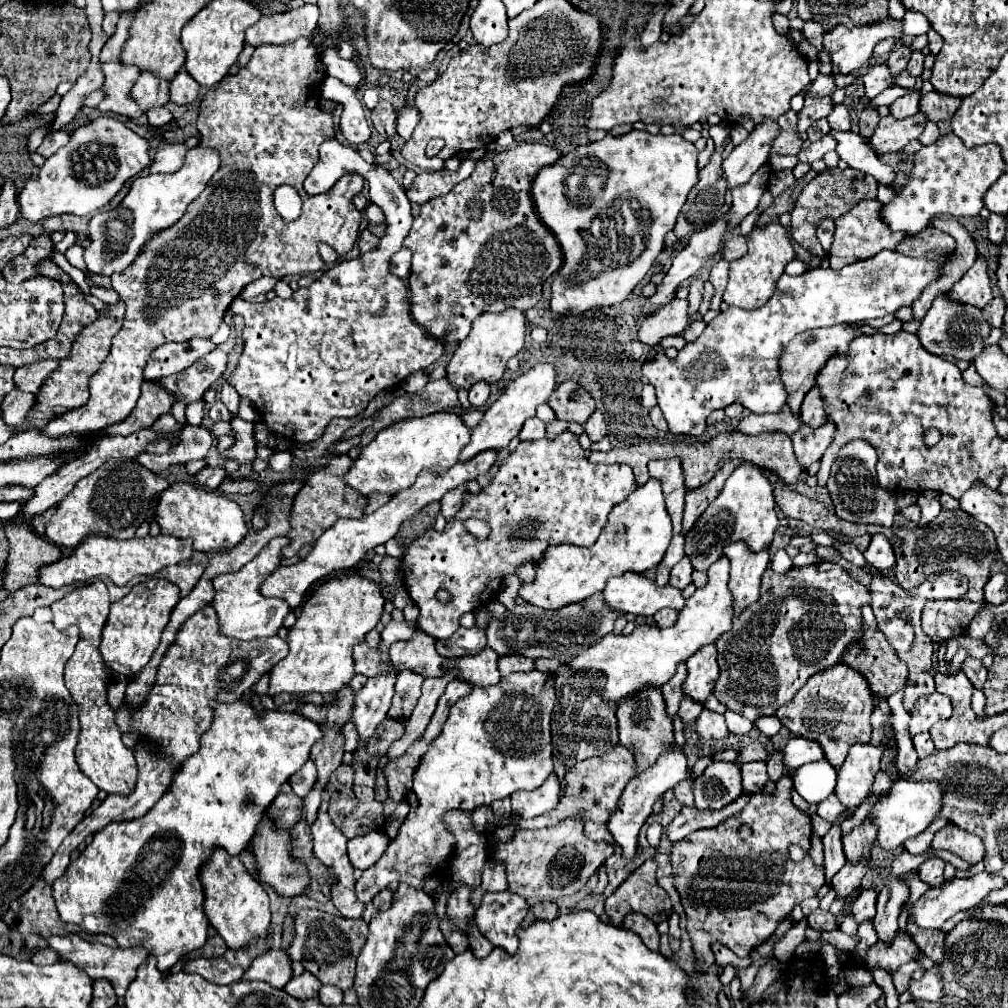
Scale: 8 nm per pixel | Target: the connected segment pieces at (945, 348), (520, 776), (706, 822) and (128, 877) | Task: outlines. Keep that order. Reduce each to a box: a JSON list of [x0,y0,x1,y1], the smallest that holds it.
[[917,293,991,363],[357,671,555,903],[667,793,753,841],[53,699,323,971]]

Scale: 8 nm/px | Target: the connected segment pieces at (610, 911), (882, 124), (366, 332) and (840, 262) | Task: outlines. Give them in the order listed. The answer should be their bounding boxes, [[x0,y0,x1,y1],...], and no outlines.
[[605,859,671,925],[869,113,929,153],[227,137,443,443],[829,199,905,269]]

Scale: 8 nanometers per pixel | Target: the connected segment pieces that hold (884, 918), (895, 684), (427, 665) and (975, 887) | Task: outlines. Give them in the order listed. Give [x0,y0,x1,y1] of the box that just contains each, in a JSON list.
[[873,881,909,943],[841,625,907,697],[391,633,445,677],[909,873,1007,929]]

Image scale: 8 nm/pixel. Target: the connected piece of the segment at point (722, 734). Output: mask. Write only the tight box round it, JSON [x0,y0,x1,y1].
[695,709,729,739]

